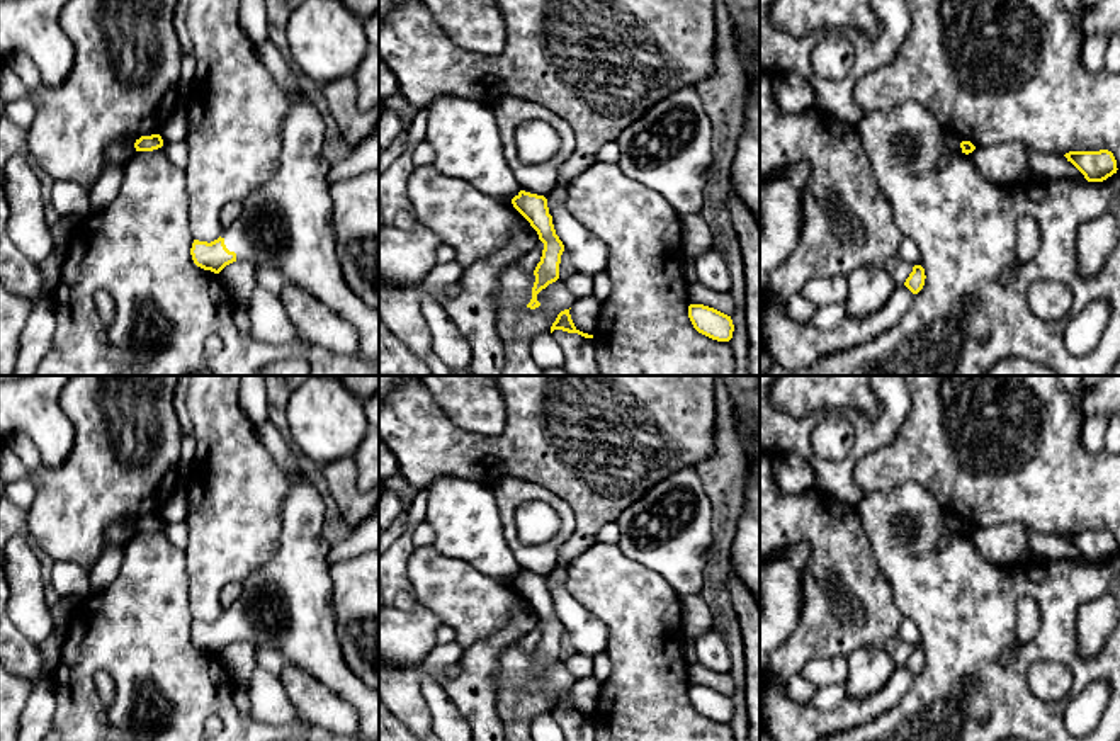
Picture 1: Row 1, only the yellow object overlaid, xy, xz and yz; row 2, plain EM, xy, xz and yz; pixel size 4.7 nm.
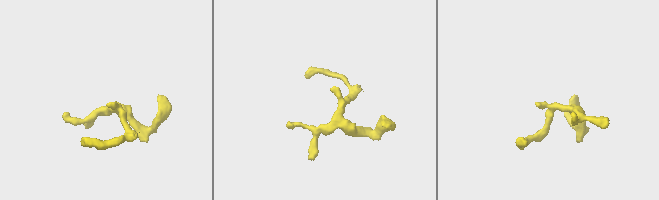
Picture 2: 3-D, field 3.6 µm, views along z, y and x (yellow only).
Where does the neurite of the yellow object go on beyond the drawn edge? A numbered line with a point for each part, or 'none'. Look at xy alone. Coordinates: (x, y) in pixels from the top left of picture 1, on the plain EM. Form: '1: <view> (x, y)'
1: xy (286, 605)

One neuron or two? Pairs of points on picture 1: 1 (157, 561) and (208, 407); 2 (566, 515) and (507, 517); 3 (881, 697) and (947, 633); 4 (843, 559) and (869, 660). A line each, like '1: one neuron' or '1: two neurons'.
1: two neurons
2: one neuron
3: two neurons
4: two neurons

